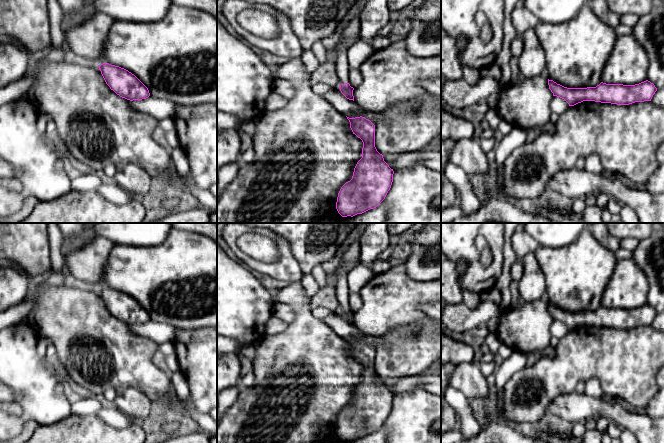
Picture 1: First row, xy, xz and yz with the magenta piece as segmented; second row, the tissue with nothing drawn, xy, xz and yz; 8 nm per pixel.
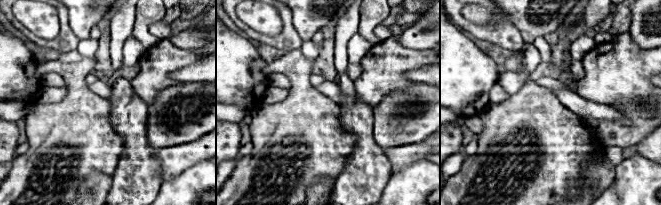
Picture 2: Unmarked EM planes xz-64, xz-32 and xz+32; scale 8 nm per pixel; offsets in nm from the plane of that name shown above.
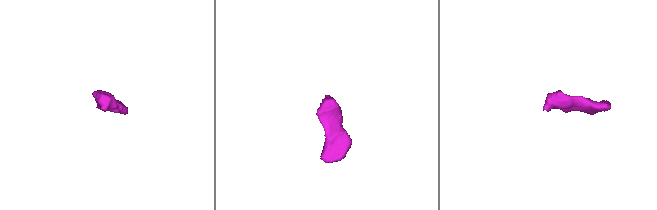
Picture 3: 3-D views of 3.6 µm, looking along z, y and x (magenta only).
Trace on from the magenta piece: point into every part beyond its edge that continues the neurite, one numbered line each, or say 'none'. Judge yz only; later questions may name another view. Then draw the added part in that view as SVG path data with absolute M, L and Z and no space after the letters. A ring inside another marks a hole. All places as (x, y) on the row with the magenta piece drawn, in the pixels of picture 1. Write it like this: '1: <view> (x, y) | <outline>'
none

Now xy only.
none

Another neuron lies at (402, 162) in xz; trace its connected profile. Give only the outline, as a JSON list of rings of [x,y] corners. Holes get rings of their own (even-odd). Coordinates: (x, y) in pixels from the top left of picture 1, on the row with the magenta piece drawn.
[[[418,151],[407,154],[396,154],[393,171],[399,172],[421,164],[423,164],[422,157]]]

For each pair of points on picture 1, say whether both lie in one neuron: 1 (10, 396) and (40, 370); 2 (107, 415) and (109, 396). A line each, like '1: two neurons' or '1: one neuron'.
1: two neurons
2: two neurons

